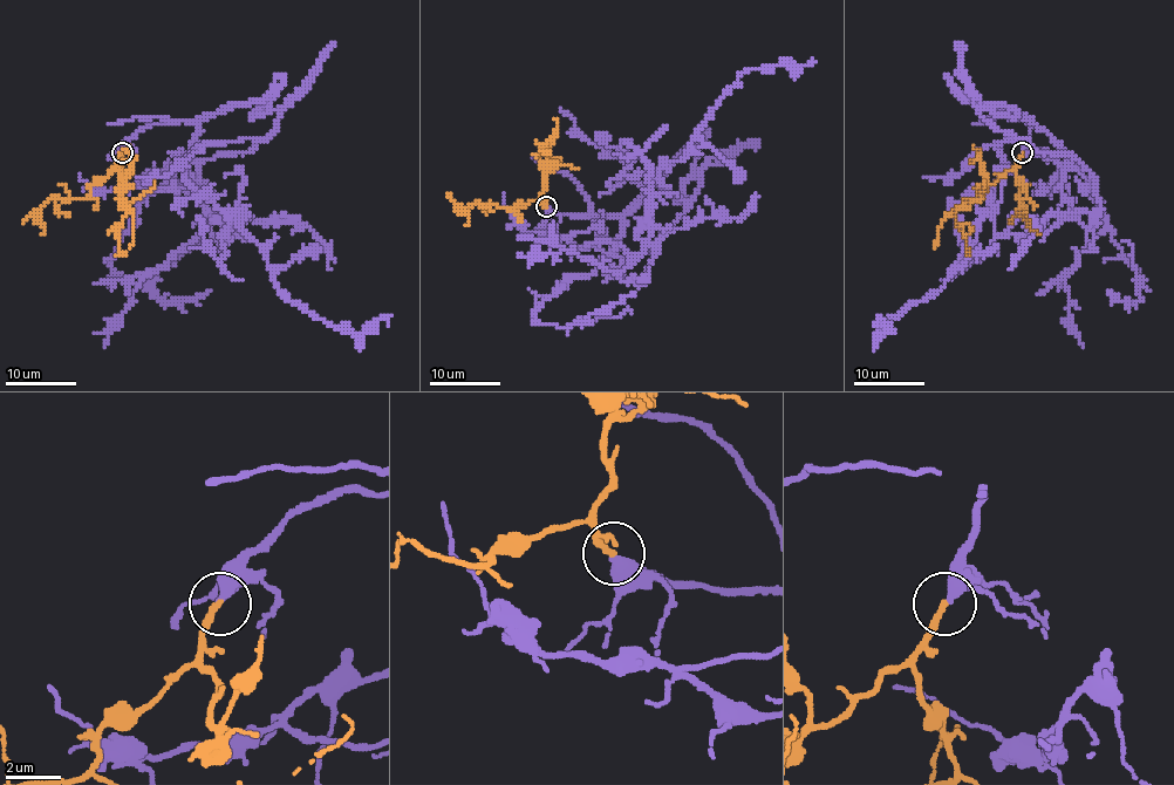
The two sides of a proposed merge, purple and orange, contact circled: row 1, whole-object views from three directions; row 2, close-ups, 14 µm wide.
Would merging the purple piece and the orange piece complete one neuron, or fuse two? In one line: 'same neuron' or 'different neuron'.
same neuron

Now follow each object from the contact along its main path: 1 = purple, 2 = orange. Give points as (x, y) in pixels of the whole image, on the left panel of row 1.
1: (121, 154), (150, 124), (192, 121), (190, 179), (224, 237), (231, 217), (320, 320), (357, 334), (389, 325)
2: (121, 154), (114, 168), (91, 185), (86, 197), (48, 199), (40, 210), (43, 233), (40, 234)

